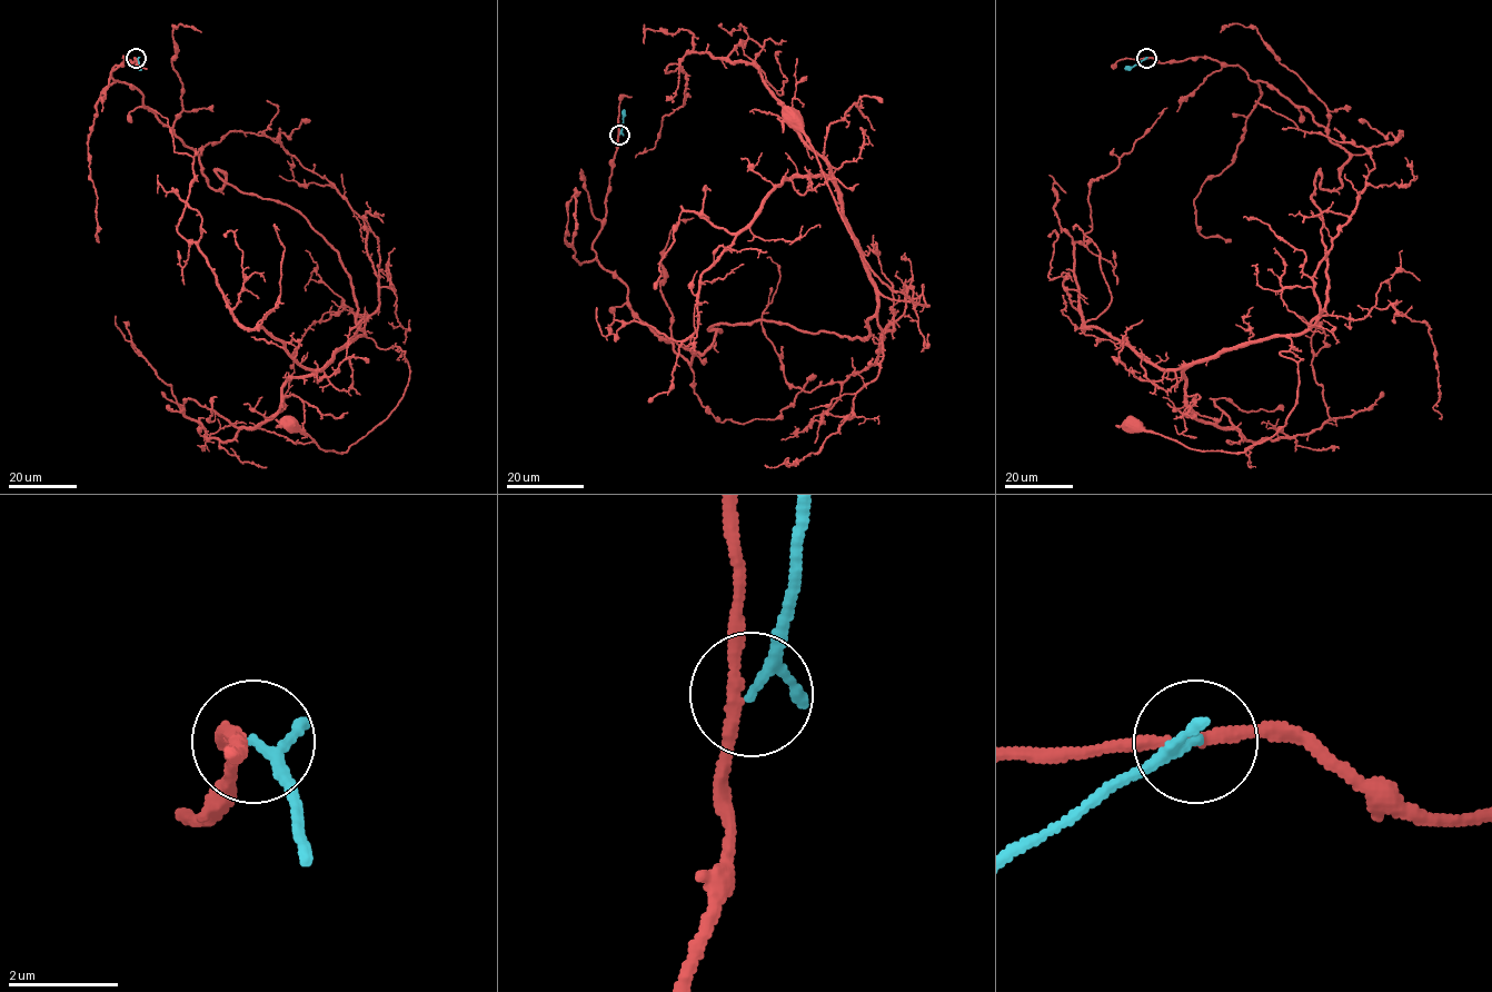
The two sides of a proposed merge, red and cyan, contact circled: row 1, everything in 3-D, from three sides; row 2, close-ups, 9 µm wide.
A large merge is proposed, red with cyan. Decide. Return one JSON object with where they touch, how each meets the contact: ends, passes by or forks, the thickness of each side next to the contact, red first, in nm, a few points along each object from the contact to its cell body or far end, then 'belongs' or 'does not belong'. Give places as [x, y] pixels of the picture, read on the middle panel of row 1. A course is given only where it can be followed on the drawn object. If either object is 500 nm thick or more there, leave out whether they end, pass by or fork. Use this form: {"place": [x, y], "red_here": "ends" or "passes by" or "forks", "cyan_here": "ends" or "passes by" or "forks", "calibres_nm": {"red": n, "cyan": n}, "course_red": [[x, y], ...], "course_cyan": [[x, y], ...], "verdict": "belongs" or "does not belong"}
{"place": [619, 135], "red_here": "passes by", "cyan_here": "passes by", "calibres_nm": {"red": 220, "cyan": 140}, "course_red": [[619, 135], [592, 249], [689, 363], [719, 324], [861, 339], [881, 294], [928, 306], [869, 267], [794, 119]], "course_cyan": [[619, 135], [624, 109]], "verdict": "does not belong"}

